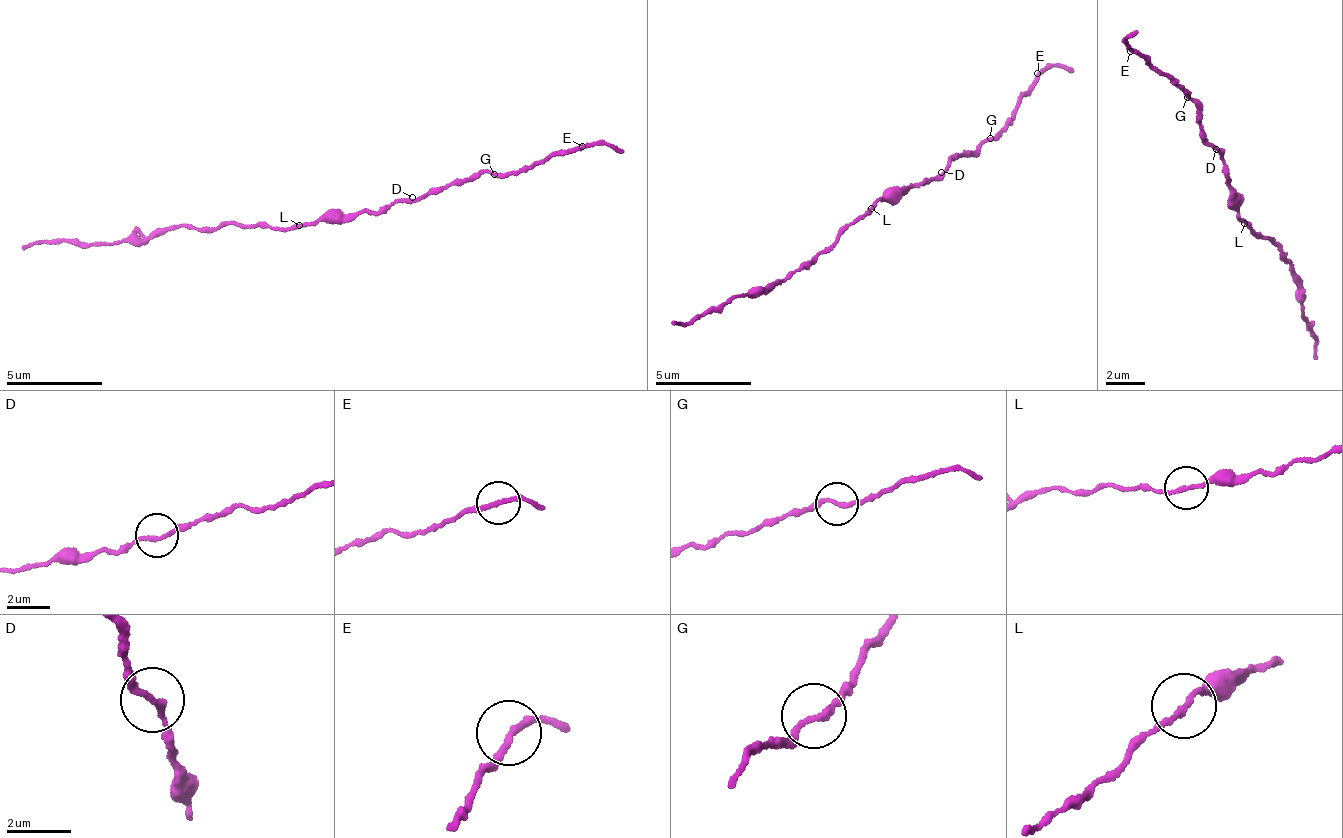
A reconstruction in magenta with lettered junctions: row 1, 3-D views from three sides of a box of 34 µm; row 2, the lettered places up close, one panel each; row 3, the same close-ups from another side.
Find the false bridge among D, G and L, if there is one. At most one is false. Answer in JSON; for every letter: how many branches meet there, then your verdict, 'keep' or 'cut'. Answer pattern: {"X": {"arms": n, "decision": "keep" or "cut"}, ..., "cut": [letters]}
{"D": {"arms": 2, "decision": "keep"}, "G": {"arms": 2, "decision": "keep"}, "L": {"arms": 2, "decision": "keep"}, "cut": []}

